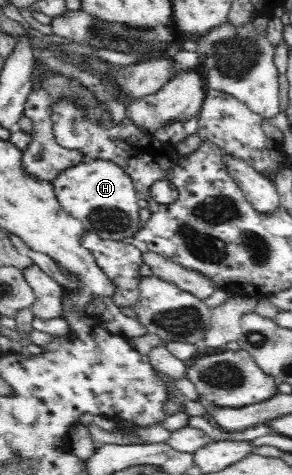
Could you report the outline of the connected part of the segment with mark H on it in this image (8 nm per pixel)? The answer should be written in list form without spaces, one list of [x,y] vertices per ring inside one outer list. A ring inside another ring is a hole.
[[[87,159],[59,171],[50,182],[62,209],[79,219],[89,233],[120,241],[140,231],[139,213],[143,204],[140,195],[132,178],[113,161]]]

